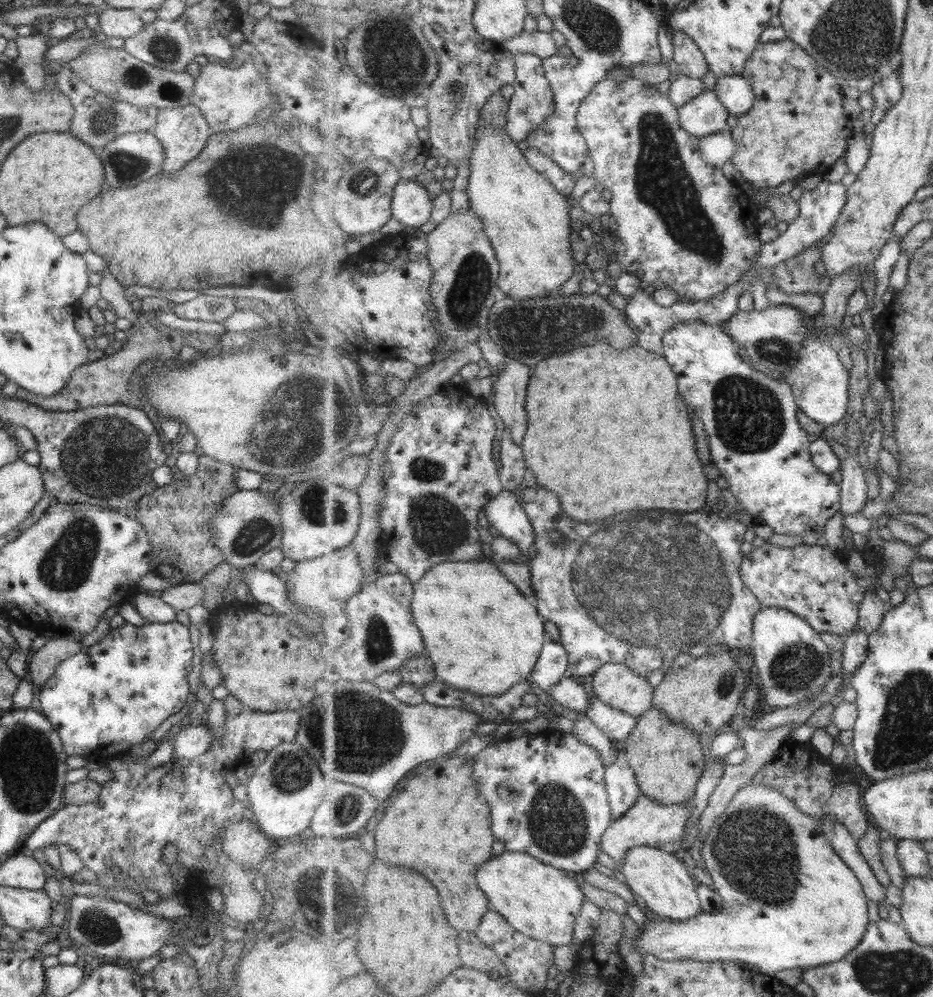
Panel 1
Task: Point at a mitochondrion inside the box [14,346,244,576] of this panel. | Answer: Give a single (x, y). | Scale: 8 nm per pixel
(107, 453)

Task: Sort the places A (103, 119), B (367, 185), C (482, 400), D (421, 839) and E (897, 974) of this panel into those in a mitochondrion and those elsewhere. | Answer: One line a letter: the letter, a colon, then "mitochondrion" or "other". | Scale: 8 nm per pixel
A: mitochondrion
B: mitochondrion
C: other
D: other
E: mitochondrion

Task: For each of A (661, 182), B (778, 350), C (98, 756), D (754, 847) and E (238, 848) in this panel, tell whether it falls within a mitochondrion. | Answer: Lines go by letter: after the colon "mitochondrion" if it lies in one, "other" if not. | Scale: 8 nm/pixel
A: mitochondrion
B: mitochondrion
C: other
D: mitochondrion
E: other

